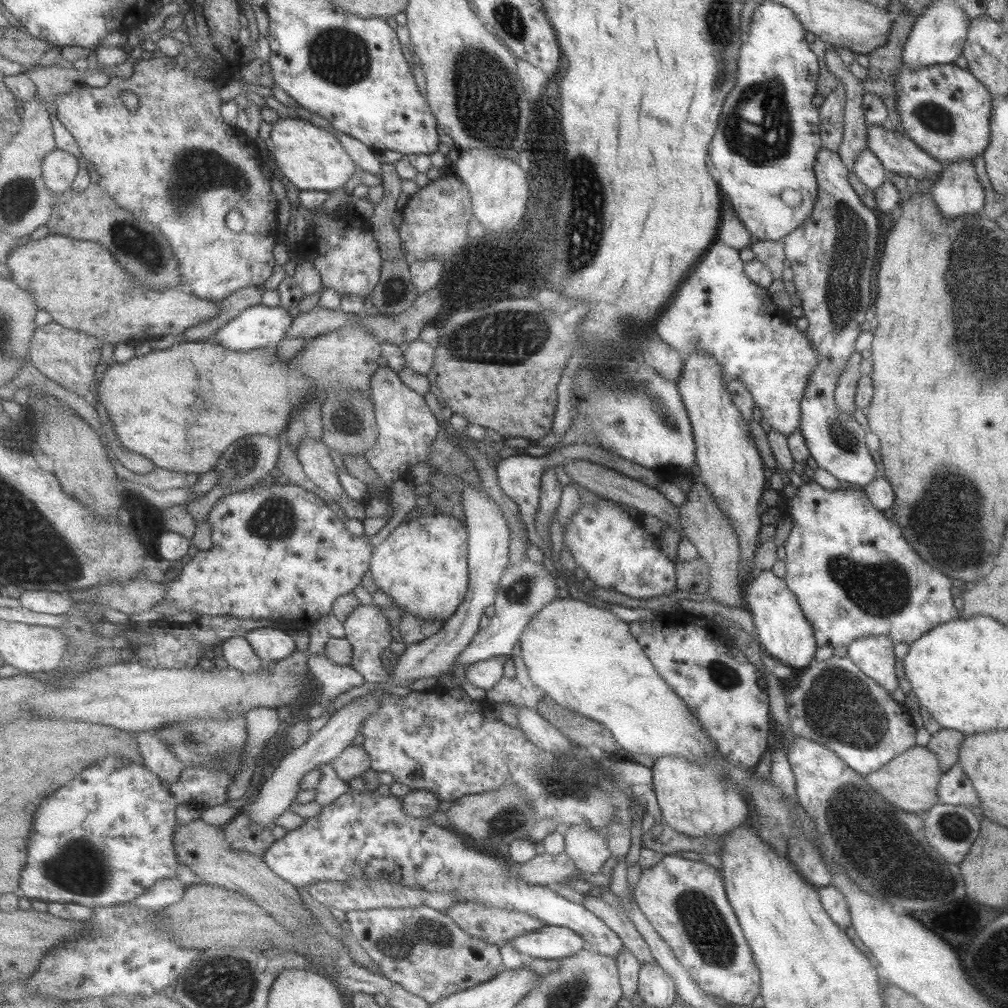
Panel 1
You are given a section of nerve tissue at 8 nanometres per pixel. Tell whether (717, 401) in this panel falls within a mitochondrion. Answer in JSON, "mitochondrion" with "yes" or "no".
{"mitochondrion":"no"}

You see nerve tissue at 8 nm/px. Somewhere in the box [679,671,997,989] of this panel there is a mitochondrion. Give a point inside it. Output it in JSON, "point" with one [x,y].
{"point":[927,876]}

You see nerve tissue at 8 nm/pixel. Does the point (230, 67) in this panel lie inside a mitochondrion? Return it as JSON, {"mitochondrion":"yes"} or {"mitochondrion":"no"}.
{"mitochondrion":"no"}

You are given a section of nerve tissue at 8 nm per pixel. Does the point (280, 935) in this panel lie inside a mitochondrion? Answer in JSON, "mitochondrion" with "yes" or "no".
{"mitochondrion":"no"}

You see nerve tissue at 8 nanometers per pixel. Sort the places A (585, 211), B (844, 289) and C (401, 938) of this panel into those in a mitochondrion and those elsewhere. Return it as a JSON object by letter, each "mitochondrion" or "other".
{"A":"mitochondrion","B":"mitochondrion","C":"mitochondrion"}

